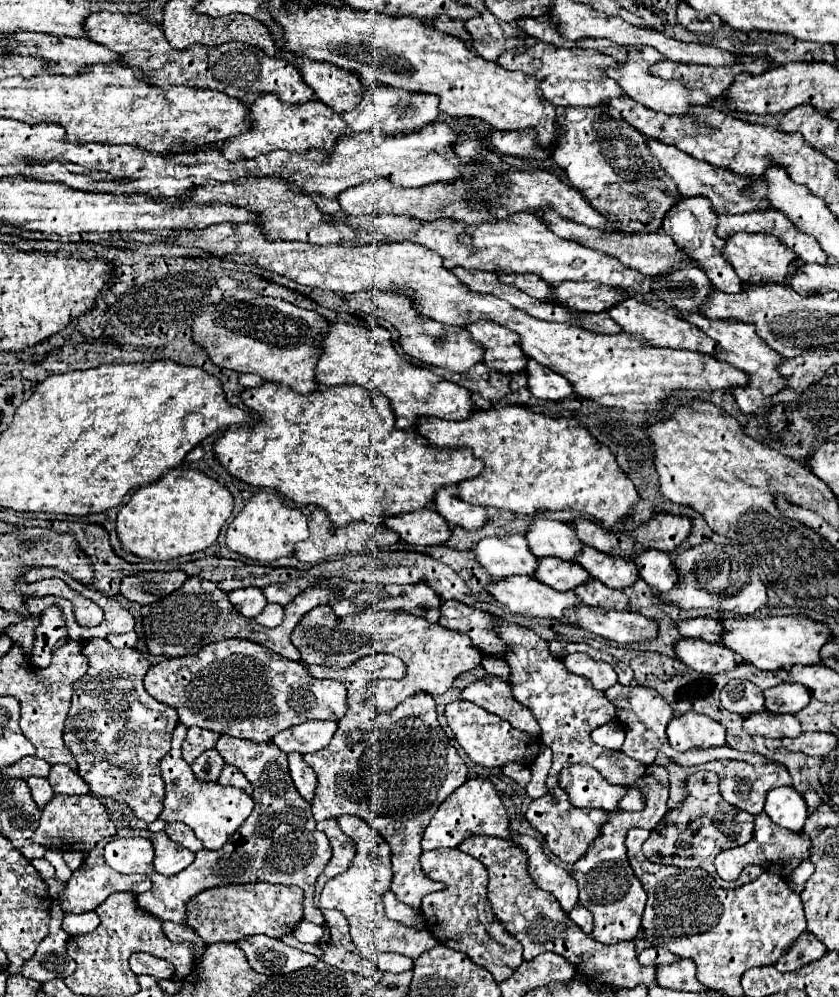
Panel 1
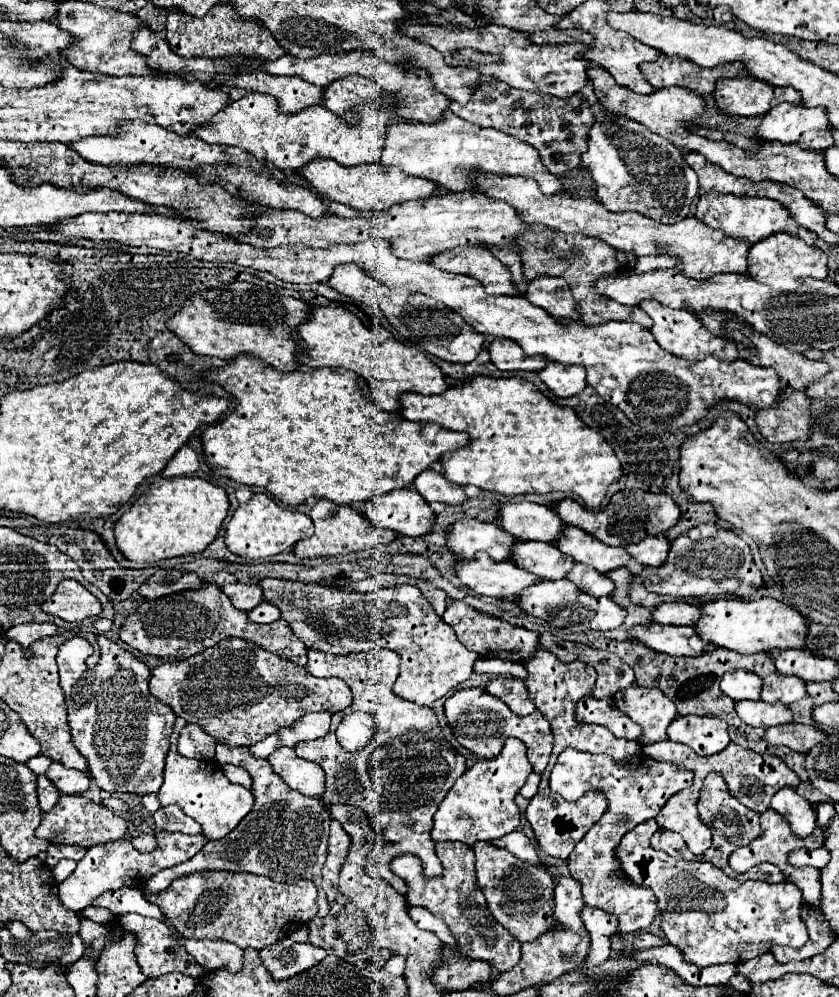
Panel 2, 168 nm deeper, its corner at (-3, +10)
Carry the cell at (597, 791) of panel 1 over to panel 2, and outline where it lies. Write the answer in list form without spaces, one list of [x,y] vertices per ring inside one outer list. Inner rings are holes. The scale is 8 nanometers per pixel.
[[[572,747],[560,753],[550,773],[550,789],[567,801],[574,802],[592,789],[600,789],[608,797],[608,811],[598,821],[598,825],[594,825],[574,847],[568,857],[568,869],[570,875],[582,885],[584,903],[588,907],[598,907],[606,913],[616,915],[620,921],[620,933],[638,933],[646,929],[660,913],[660,909],[656,905],[652,889],[630,883],[630,879],[618,871],[620,865],[614,859],[614,849],[628,831],[632,831],[642,821],[654,819],[666,801],[674,793],[688,789],[692,781],[694,775],[688,769],[670,763],[658,763],[642,753],[636,753],[632,759],[628,759],[628,765],[620,765],[612,757],[582,753]]]

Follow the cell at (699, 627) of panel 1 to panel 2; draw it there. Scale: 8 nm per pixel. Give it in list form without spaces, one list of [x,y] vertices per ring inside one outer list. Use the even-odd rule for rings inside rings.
[[[660,603],[658,607],[652,609],[652,621],[660,625],[694,625],[700,615],[698,605],[690,603]]]

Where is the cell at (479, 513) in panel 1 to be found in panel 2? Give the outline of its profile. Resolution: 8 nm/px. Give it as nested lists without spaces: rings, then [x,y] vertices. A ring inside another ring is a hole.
[[[428,469],[426,473],[420,473],[414,479],[414,487],[428,503],[462,505],[466,501],[466,495],[464,495],[462,487],[446,481],[446,477],[442,473],[436,473],[434,469]]]

